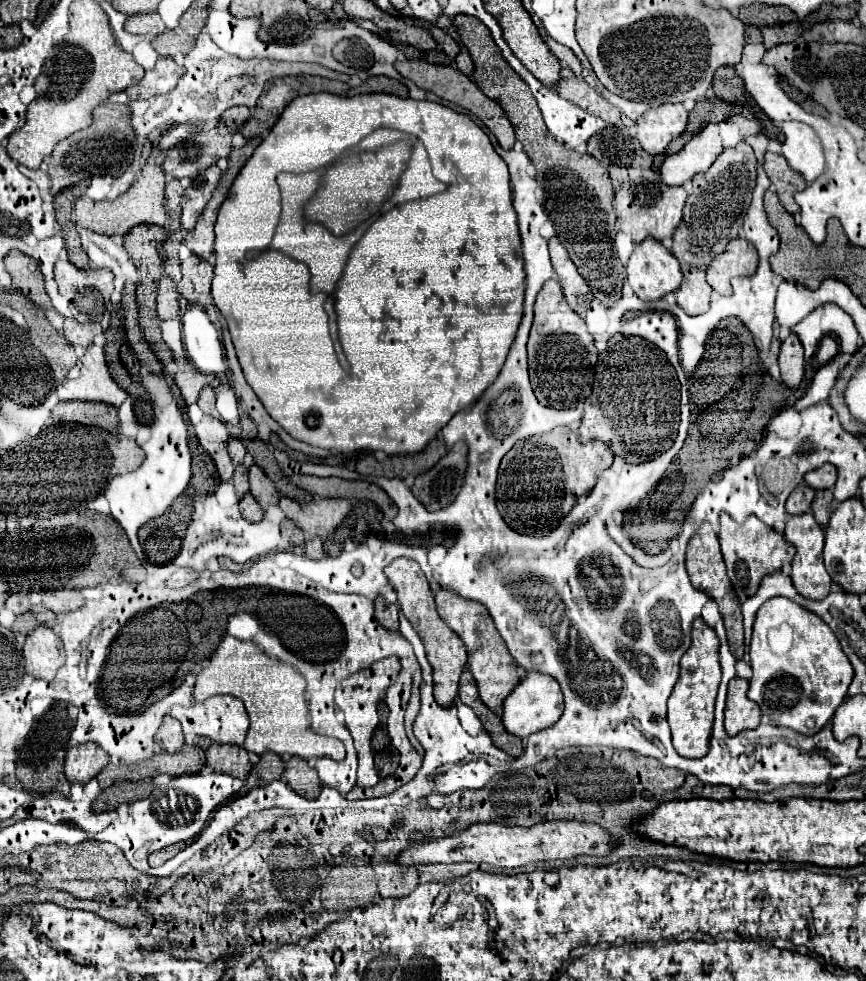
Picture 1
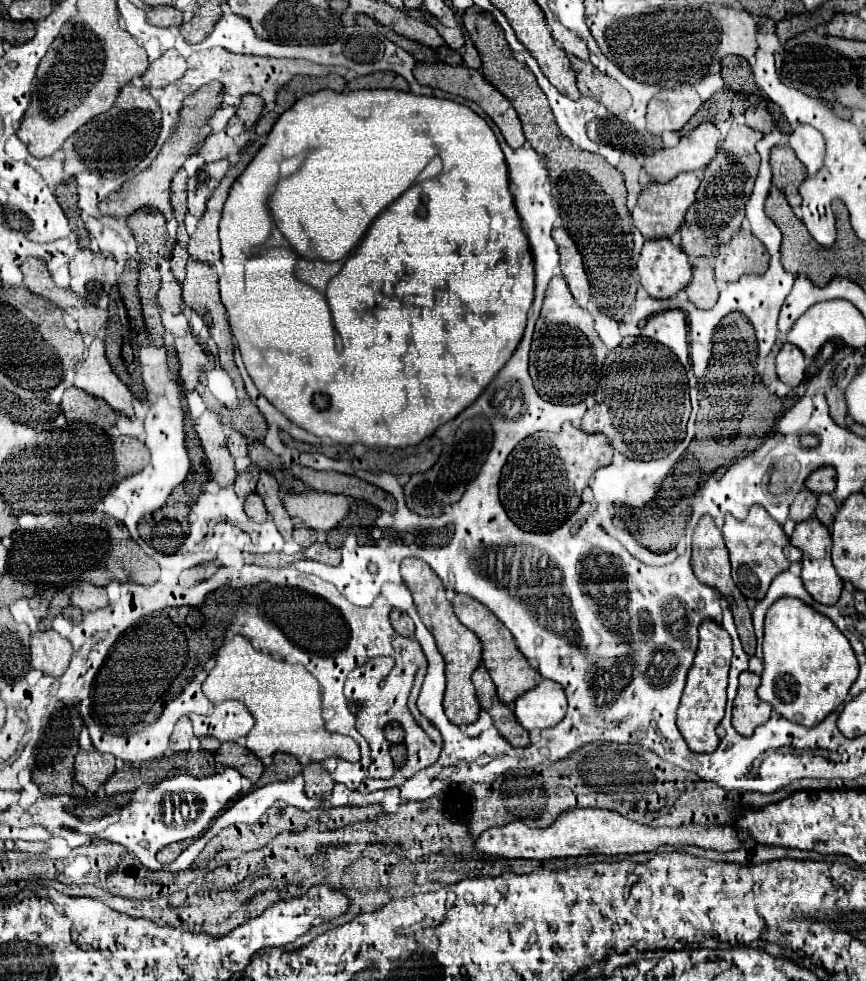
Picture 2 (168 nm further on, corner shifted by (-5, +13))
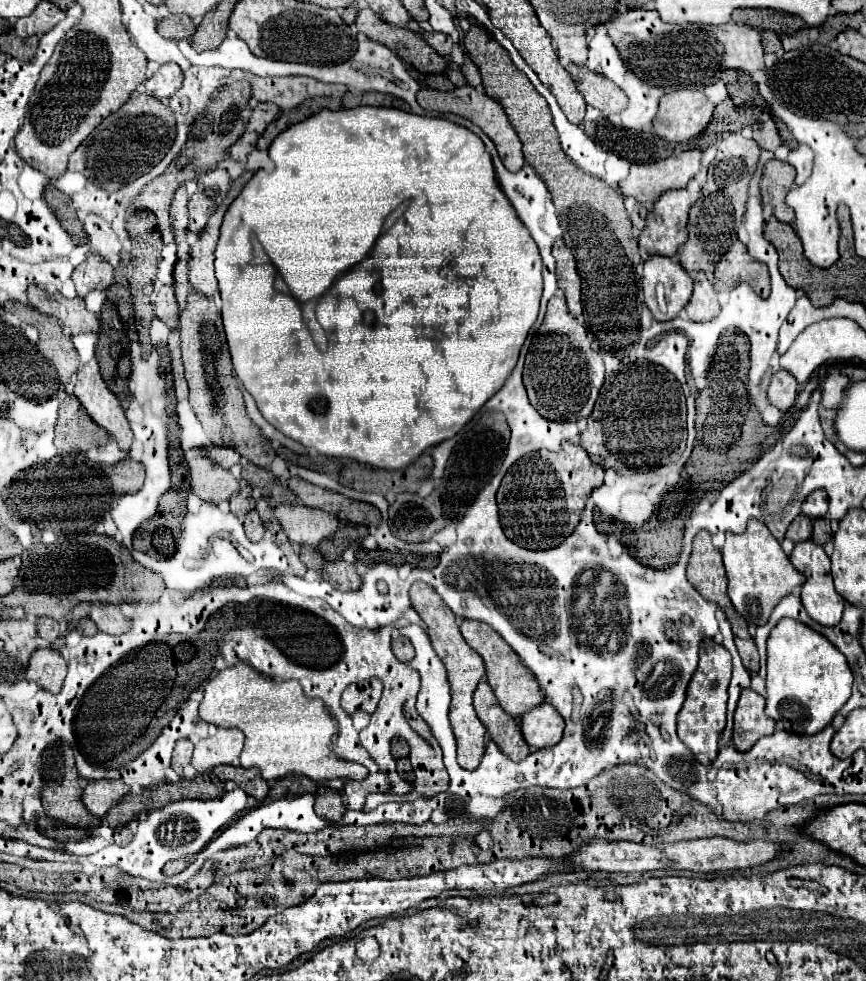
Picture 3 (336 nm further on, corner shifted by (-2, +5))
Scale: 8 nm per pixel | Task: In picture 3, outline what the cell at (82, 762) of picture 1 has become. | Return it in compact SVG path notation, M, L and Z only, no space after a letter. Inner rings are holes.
M115 779L89 781L83 791L83 803L87 805L87 809L93 815L103 817L107 813L107 809L113 807L127 791L129 791L129 787Z

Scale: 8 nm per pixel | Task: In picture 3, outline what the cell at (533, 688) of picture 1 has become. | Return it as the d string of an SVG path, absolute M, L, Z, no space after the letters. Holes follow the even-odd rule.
M541 703L541 707L535 707L521 717L521 733L531 749L555 745L561 739L563 729L565 721L551 703Z

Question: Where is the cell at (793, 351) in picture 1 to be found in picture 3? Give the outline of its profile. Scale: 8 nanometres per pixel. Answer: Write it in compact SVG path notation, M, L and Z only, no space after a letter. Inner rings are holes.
M775 371L771 377L771 385L769 385L769 401L779 407L783 413L787 409L793 407L795 397L797 397L797 387L799 383L795 383L793 375L789 371Z

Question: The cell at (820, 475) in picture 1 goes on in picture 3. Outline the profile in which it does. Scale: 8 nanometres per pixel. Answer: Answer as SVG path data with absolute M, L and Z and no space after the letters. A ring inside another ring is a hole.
M817 489L813 491L811 495L807 495L807 499L803 501L803 513L811 519L819 519L819 517L825 517L827 515L827 509L829 509L829 499L827 499L827 493L823 489Z

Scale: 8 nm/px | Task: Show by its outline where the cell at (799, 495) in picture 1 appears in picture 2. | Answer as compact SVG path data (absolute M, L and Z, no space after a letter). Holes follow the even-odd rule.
M800 491L794 499L794 503L790 505L790 519L794 523L800 523L800 521L806 521L810 517L814 517L814 509L816 509L816 503L818 503L818 497L810 491Z

